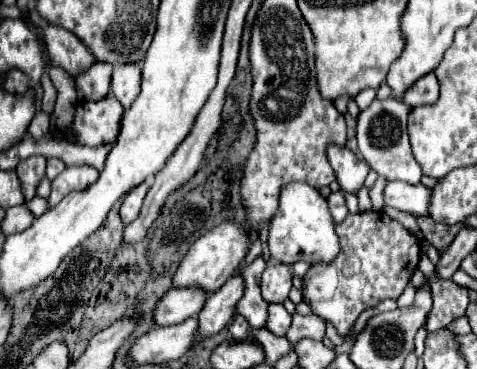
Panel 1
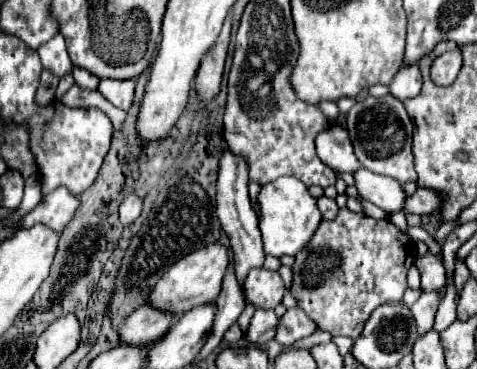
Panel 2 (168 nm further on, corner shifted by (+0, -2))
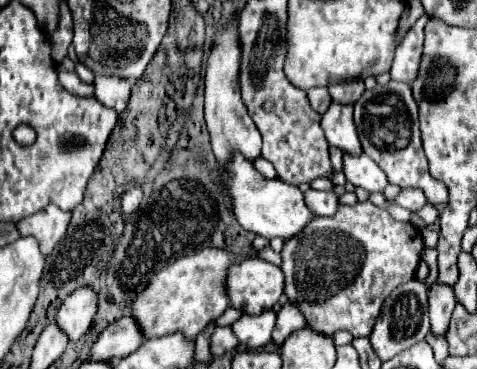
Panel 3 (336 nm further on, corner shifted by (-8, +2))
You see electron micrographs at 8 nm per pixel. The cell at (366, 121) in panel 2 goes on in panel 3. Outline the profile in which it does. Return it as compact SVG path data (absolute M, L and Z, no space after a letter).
M390 80L390 84L386 86L366 90L354 104L354 124L358 128L362 150L386 172L390 184L398 184L400 188L420 188L424 190L428 202L434 206L448 202L446 186L434 180L428 172L428 158L424 156L424 148L420 142L418 106L408 84Z

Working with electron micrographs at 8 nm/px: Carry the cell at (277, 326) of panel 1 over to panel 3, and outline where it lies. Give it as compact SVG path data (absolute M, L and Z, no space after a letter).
M268 310L260 316L242 316L232 324L234 334L248 348L262 348L272 340L272 330L276 324L276 312Z

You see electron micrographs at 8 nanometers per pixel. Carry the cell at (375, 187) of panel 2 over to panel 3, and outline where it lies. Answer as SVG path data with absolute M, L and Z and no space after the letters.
M344 154L344 174L346 174L348 182L352 182L354 186L360 186L368 192L384 192L384 188L388 186L384 170L364 154L360 154L356 158Z

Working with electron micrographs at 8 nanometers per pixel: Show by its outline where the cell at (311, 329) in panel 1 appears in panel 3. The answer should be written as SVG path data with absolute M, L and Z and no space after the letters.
M284 304L282 310L278 312L276 328L272 332L272 340L276 344L282 344L292 332L298 332L300 328L306 328L308 322L304 320L304 314L294 308L294 304Z

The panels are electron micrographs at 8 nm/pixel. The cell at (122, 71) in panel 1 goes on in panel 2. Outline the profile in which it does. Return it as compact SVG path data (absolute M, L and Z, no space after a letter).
M100 80L98 90L102 96L120 110L128 110L134 100L134 80Z

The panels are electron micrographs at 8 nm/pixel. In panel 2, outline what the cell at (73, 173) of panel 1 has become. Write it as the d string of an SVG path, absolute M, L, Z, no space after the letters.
M58 188L56 192L48 194L42 204L38 204L32 212L28 212L20 220L20 228L30 228L34 224L44 224L54 232L62 232L62 228L72 220L80 200L72 196L66 188Z

